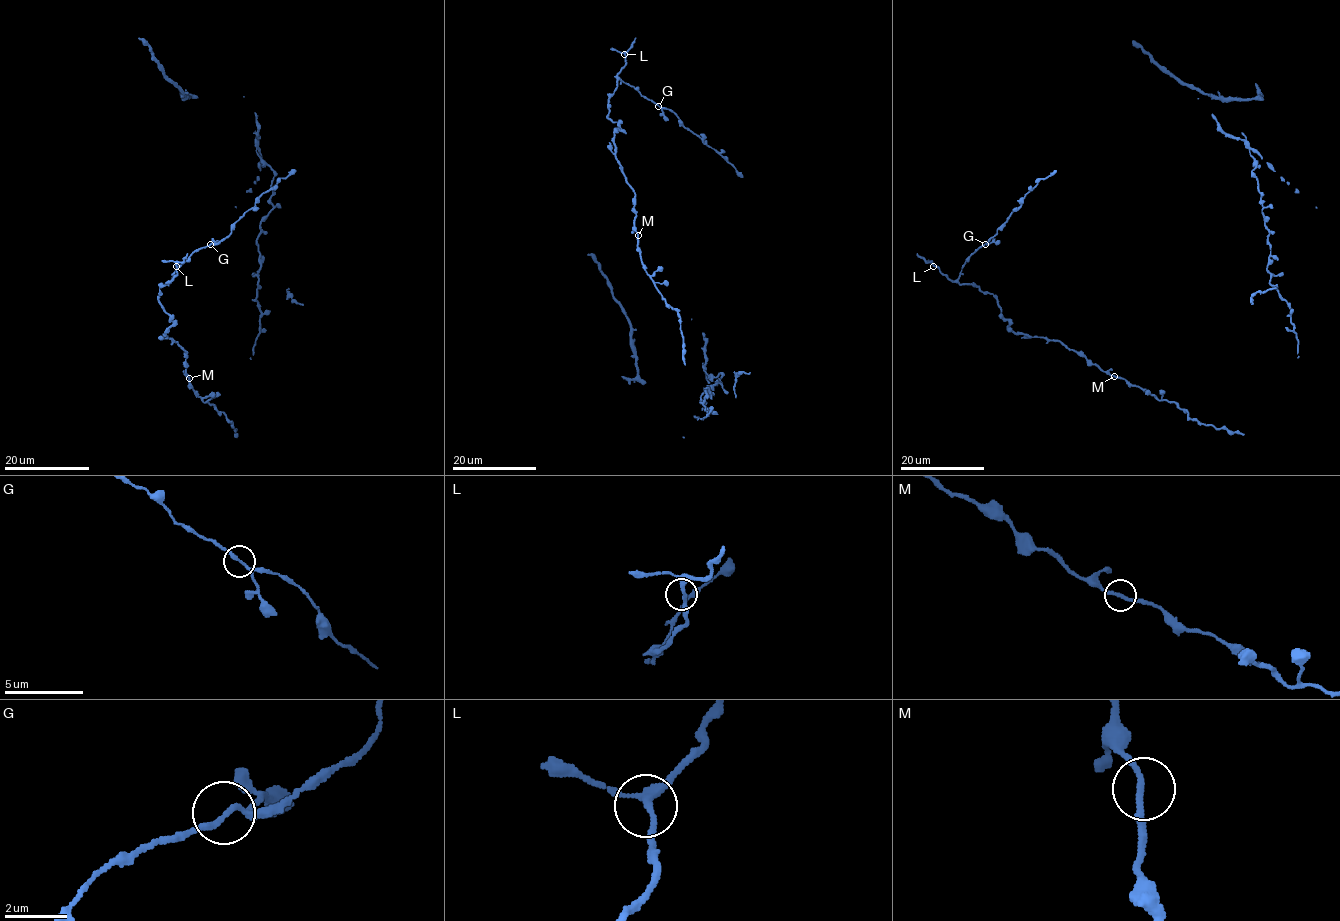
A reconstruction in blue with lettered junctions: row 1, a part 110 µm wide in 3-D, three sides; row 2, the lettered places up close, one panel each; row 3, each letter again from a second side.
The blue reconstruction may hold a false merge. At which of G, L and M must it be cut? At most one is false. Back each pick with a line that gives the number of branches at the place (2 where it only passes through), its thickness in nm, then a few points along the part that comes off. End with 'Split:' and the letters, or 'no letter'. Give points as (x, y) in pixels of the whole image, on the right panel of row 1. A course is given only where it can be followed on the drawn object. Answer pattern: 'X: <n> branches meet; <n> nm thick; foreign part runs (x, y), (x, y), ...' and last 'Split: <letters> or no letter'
Split: no letter

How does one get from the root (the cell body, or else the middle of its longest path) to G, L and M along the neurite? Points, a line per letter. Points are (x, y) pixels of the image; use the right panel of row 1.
G: (1243, 434), (1192, 420), (1058, 340), (1016, 334), (992, 294), (958, 281), (984, 244)
L: (1243, 434), (1192, 420), (1174, 402), (1102, 371), (1058, 340), (1016, 334), (992, 294), (953, 282), (933, 266)
M: (1243, 434), (1200, 424), (1174, 402), (1158, 400), (1114, 376)

